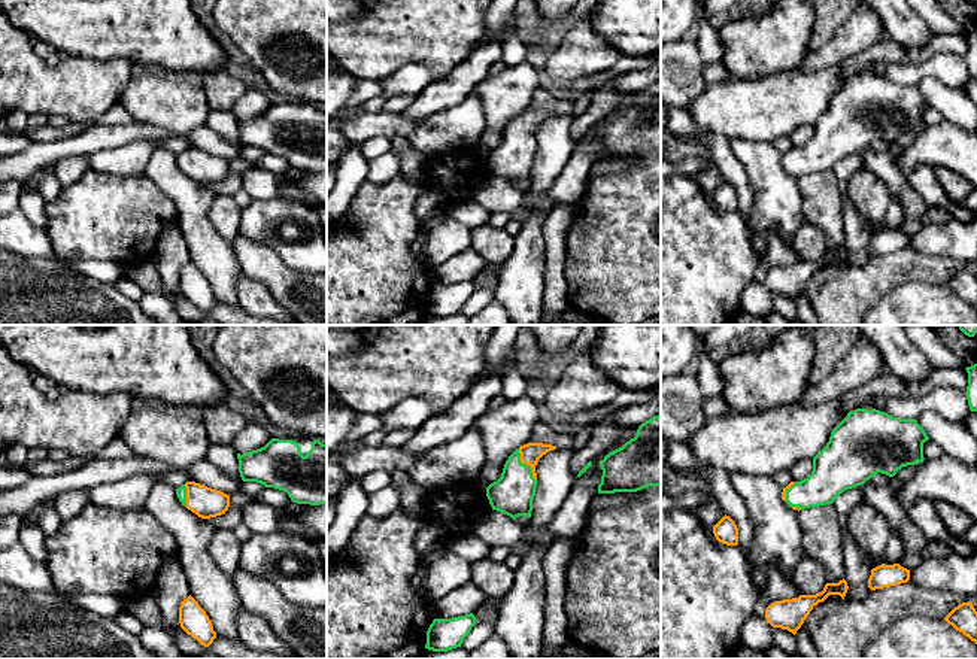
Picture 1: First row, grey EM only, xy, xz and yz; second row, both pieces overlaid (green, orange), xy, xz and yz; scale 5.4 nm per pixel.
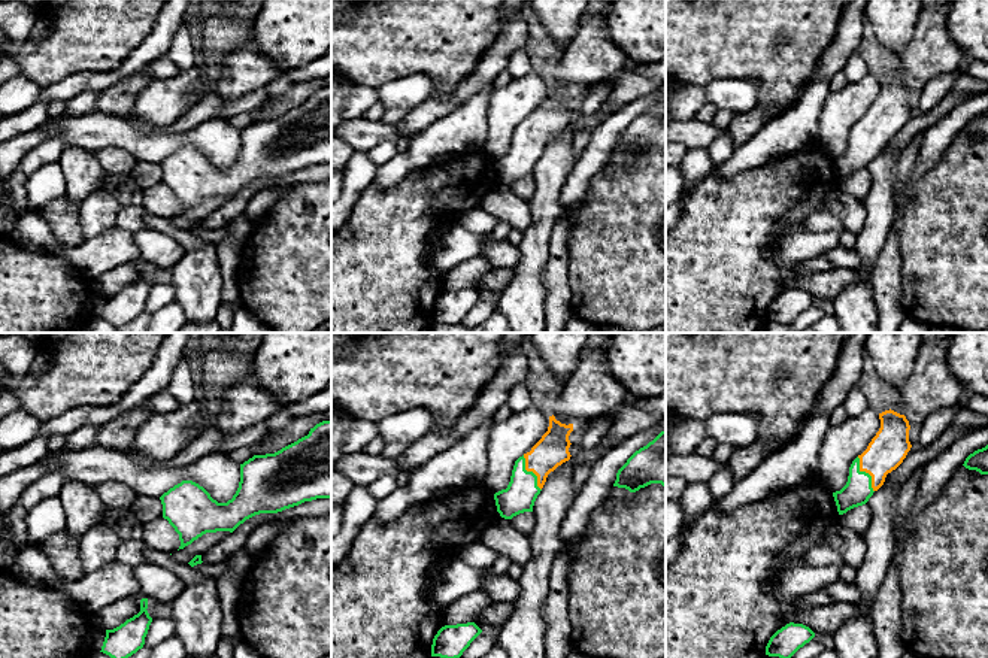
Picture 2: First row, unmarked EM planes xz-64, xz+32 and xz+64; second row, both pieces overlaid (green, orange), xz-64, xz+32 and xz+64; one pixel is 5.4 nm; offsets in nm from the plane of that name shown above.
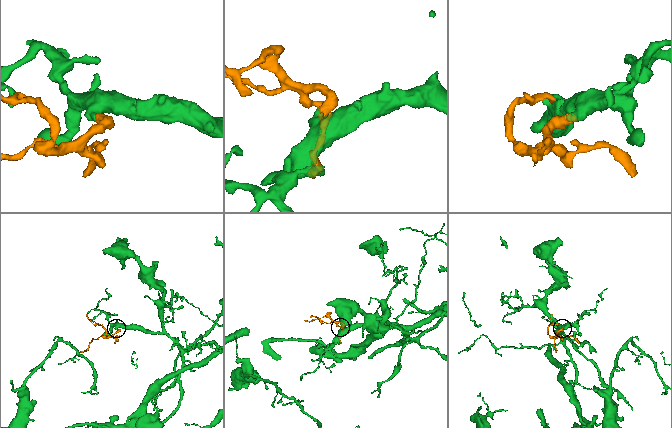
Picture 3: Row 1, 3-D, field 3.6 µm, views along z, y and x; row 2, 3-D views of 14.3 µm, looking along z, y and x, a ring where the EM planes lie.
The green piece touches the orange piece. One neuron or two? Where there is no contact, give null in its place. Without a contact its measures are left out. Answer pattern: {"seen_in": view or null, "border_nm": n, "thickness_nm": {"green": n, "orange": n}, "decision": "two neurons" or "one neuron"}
{"seen_in": "xz", "border_nm": 200, "thickness_nm": {"green": 220, "orange": 110}, "decision": "one neuron"}

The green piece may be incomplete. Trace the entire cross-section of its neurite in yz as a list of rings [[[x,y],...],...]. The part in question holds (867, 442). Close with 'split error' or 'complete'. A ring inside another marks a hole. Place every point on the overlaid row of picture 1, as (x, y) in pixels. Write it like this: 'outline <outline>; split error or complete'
outline [[[876,409],[849,412],[813,458],[811,474],[783,488],[782,499],[798,511],[832,504],[840,494],[877,473],[893,477],[902,467],[923,462],[928,440],[916,419],[893,417]]]; split error

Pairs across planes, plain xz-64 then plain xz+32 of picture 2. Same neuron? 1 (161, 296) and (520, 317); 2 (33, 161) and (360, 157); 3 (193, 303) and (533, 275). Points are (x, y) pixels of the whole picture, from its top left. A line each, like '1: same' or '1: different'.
1: different
2: different
3: same

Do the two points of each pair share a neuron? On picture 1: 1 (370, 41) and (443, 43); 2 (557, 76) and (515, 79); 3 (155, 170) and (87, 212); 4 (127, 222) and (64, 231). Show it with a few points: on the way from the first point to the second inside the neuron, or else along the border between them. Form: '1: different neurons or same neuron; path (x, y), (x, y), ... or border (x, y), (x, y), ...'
1: same neuron; path (388, 42), (425, 42)
2: different neurons; border (543, 76), (546, 82)
3: different neurons; border (143, 172), (170, 202)
4: same neuron; path (112, 222), (85, 222), (79, 228)

